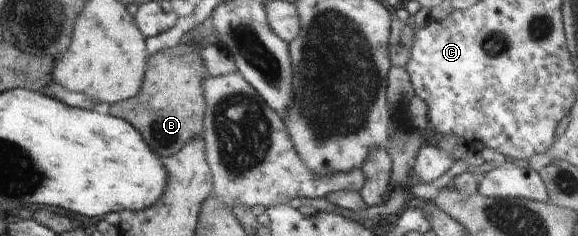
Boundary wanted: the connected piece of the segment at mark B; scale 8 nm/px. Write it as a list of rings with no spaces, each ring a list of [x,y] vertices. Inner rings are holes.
[[[181,40],[171,49],[148,56],[138,94],[107,106],[107,114],[129,122],[156,156],[172,156],[204,130],[201,84],[209,73],[201,58],[202,48],[193,41]]]

